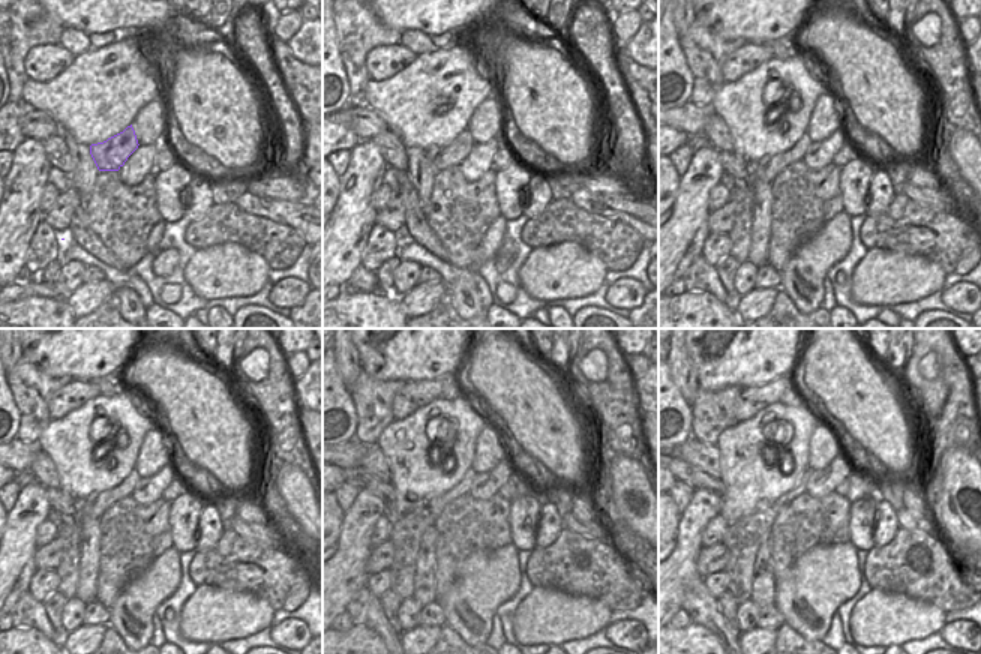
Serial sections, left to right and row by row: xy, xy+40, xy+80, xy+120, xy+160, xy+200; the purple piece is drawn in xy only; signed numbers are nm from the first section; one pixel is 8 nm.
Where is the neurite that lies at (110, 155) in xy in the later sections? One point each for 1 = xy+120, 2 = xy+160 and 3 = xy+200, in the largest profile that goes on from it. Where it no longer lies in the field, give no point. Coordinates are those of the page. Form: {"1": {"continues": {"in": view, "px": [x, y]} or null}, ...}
{"1": {"continues": {"in": "xy+120", "px": [90, 509]}}, "2": {"continues": {"in": "xy+160", "px": [408, 530]}}, "3": {"continues": {"in": "xy+200", "px": [744, 537]}}}

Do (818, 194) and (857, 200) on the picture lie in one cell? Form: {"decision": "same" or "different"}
{"decision": "different"}

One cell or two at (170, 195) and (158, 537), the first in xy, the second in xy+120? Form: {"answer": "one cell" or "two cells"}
{"answer": "two cells"}

